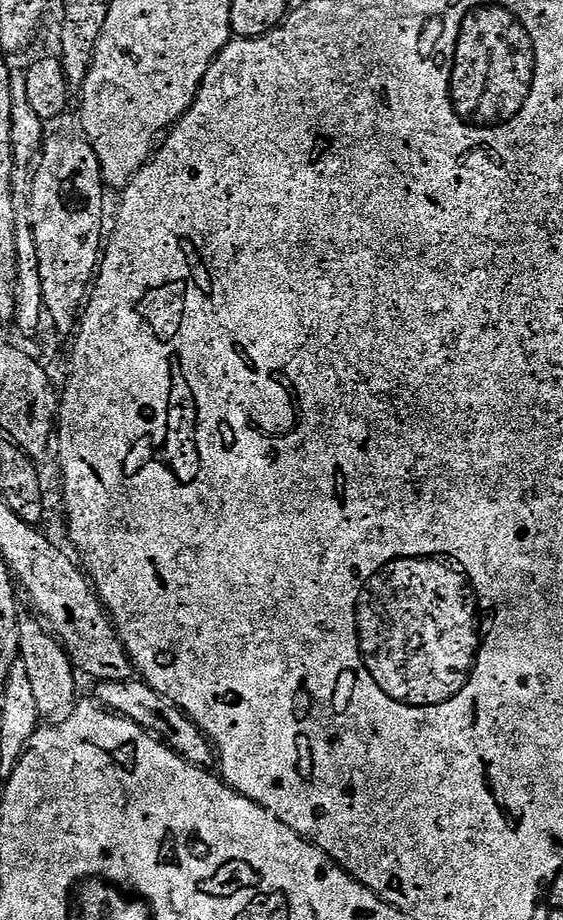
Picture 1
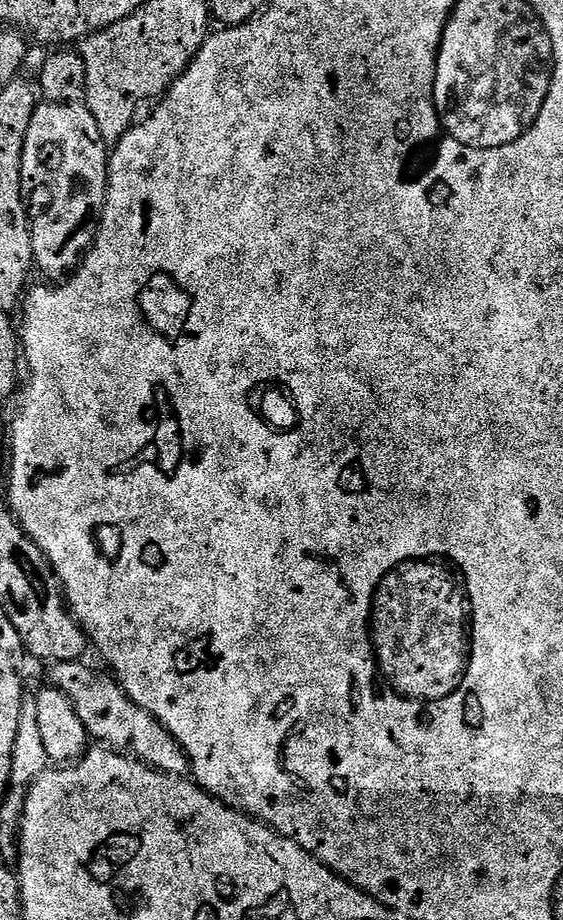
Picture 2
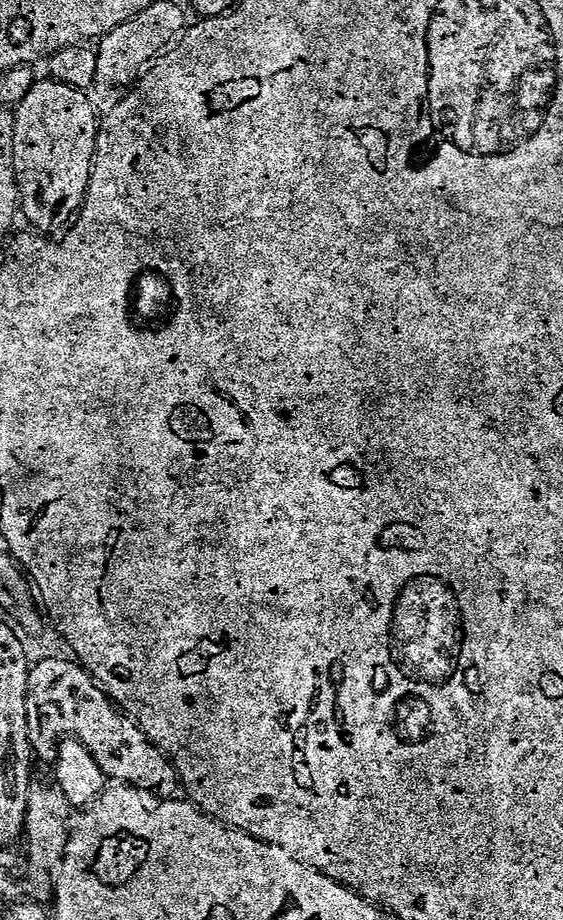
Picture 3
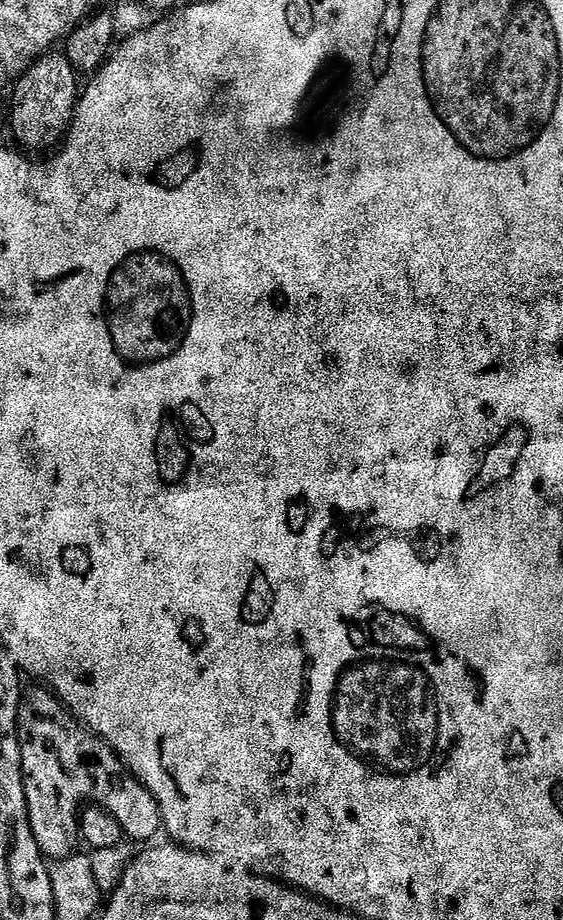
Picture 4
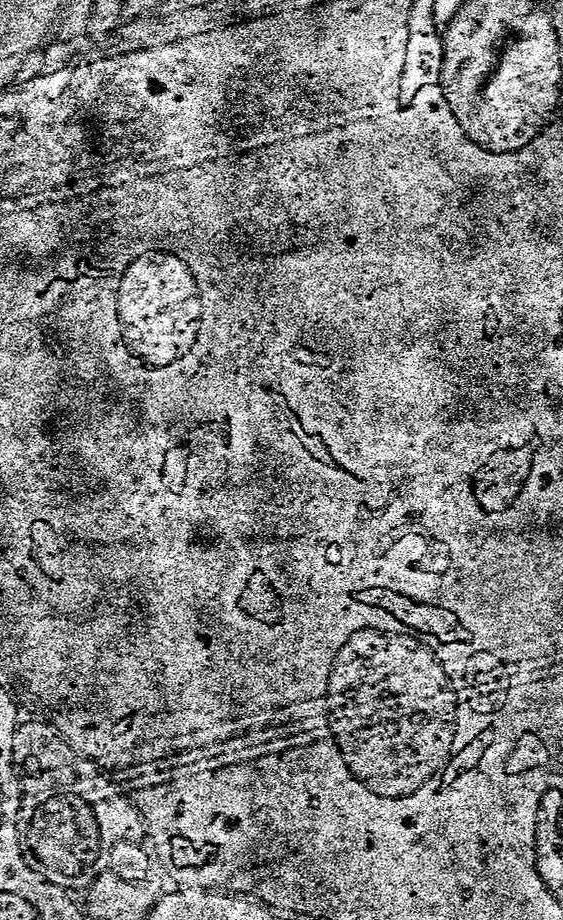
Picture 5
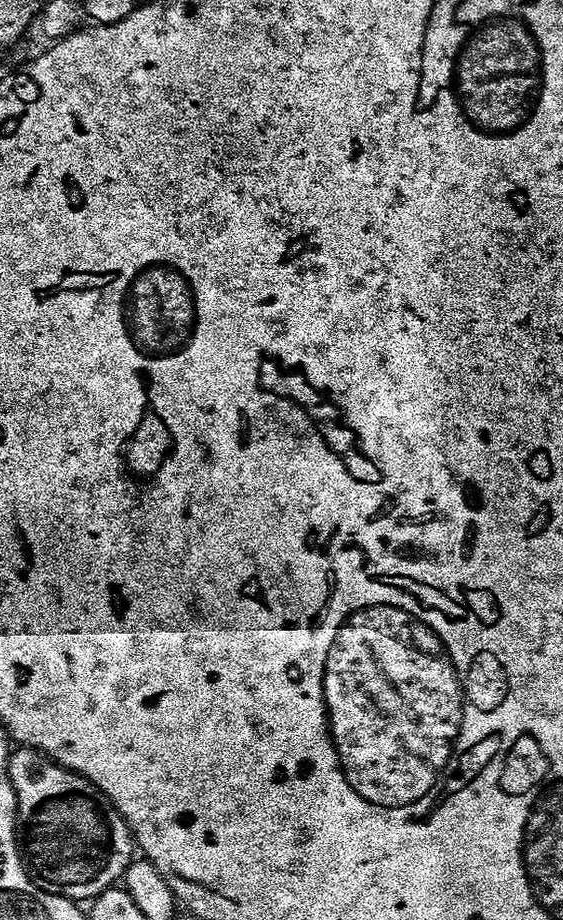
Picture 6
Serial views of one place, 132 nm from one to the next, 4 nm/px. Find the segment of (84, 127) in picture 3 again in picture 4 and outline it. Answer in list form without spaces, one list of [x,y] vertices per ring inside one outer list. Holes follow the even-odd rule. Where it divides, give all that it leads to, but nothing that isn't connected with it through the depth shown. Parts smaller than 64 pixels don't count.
[[[52,50],[35,60],[31,68],[15,81],[16,93],[10,101],[10,125],[21,149],[29,148],[24,149],[29,153],[44,152],[69,135],[82,95],[81,85],[76,85],[76,80],[78,73],[70,66],[65,53]]]

